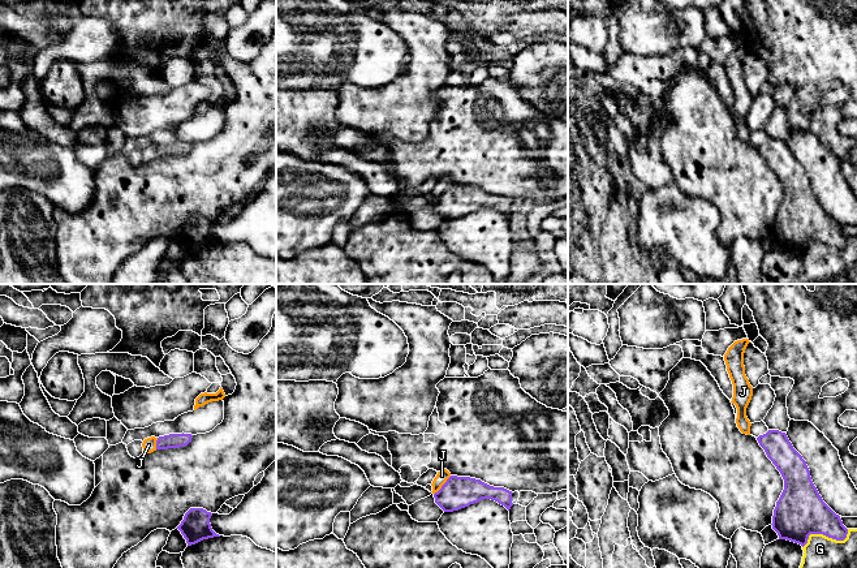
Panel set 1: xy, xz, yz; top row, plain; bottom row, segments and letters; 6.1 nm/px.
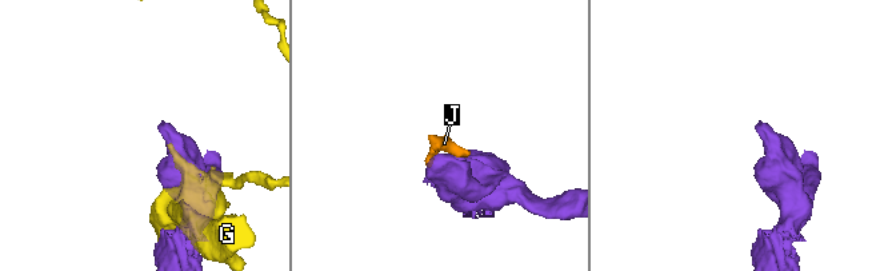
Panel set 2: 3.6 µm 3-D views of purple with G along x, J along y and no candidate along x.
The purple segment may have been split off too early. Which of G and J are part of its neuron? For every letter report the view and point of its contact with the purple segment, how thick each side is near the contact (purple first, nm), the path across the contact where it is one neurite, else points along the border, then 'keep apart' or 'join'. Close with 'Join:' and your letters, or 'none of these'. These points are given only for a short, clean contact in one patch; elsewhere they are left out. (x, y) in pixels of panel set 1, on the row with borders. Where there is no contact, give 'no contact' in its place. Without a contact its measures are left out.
G: meets purple in yz at (825, 534); 300 nm thick on the purple side, 200 nm on the other; keep apart
J: meets purple in xz at (443, 485); 200 nm thick on the purple side, 70 nm on the other; border along xz (451, 476), (434, 494); keep apart
Join: none of these

